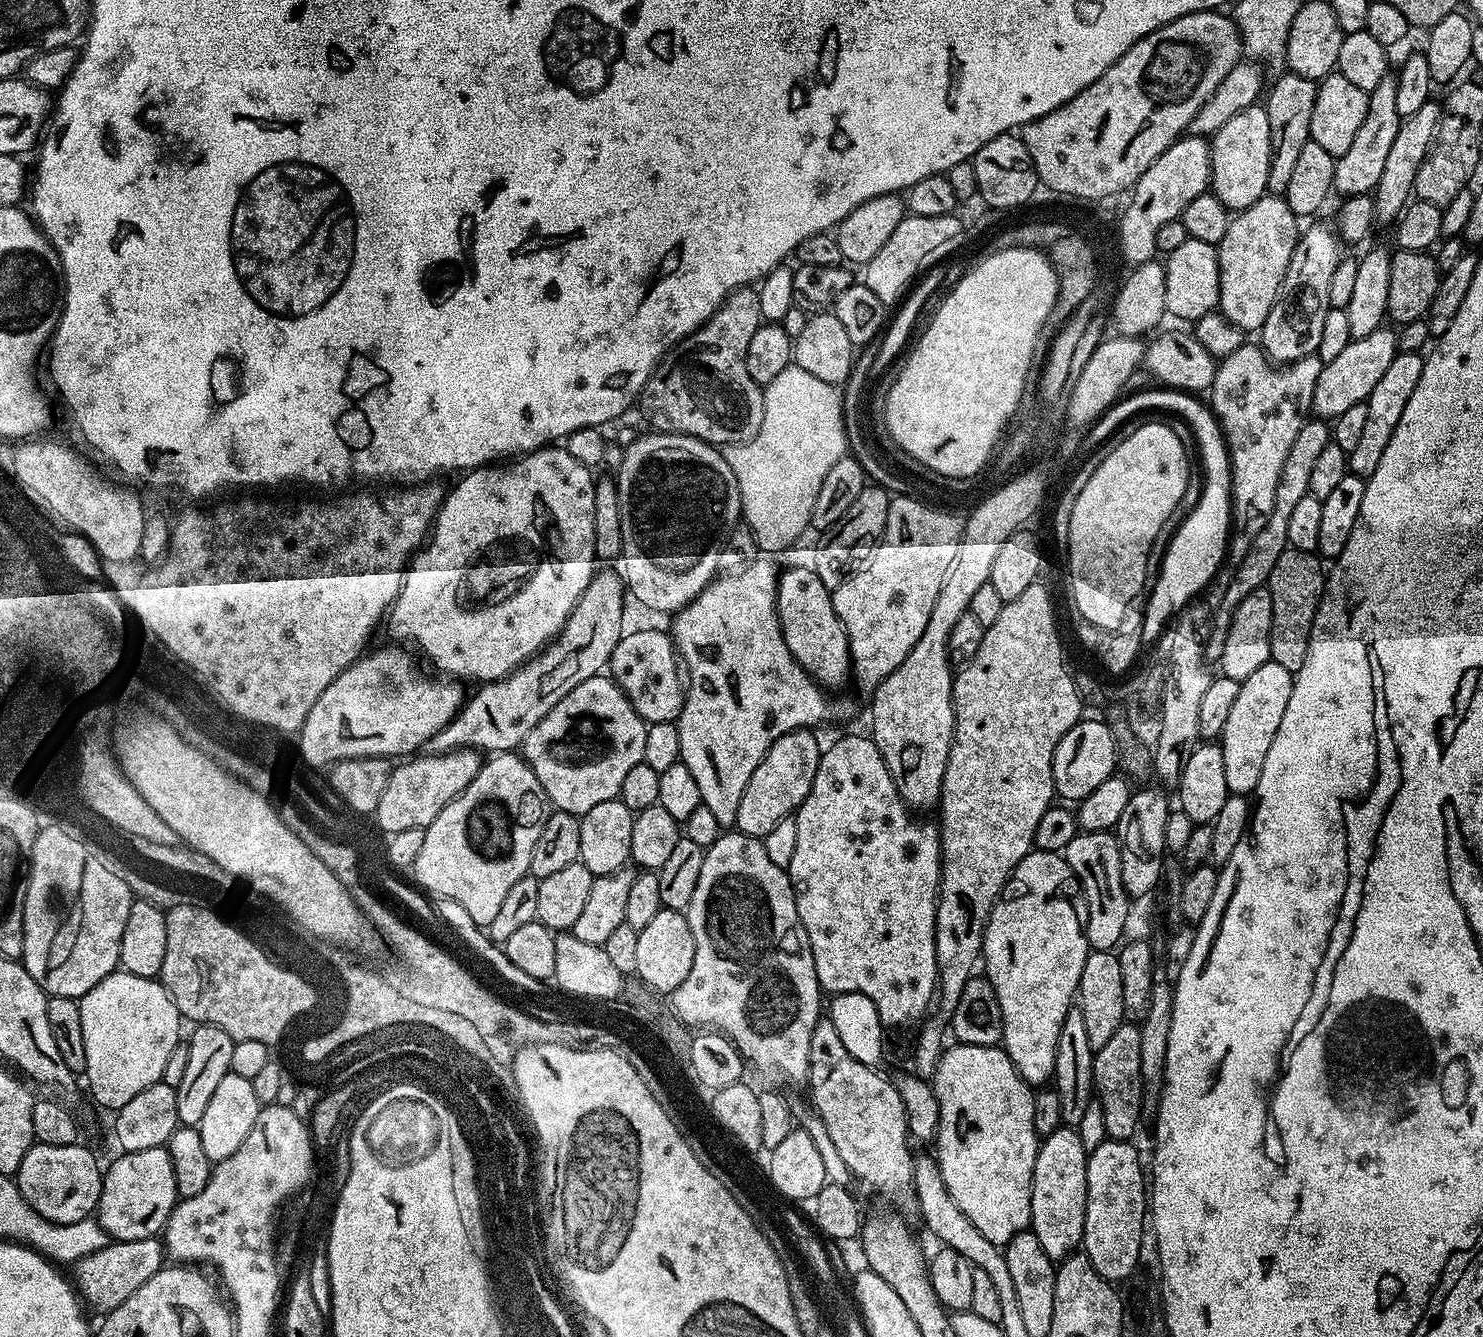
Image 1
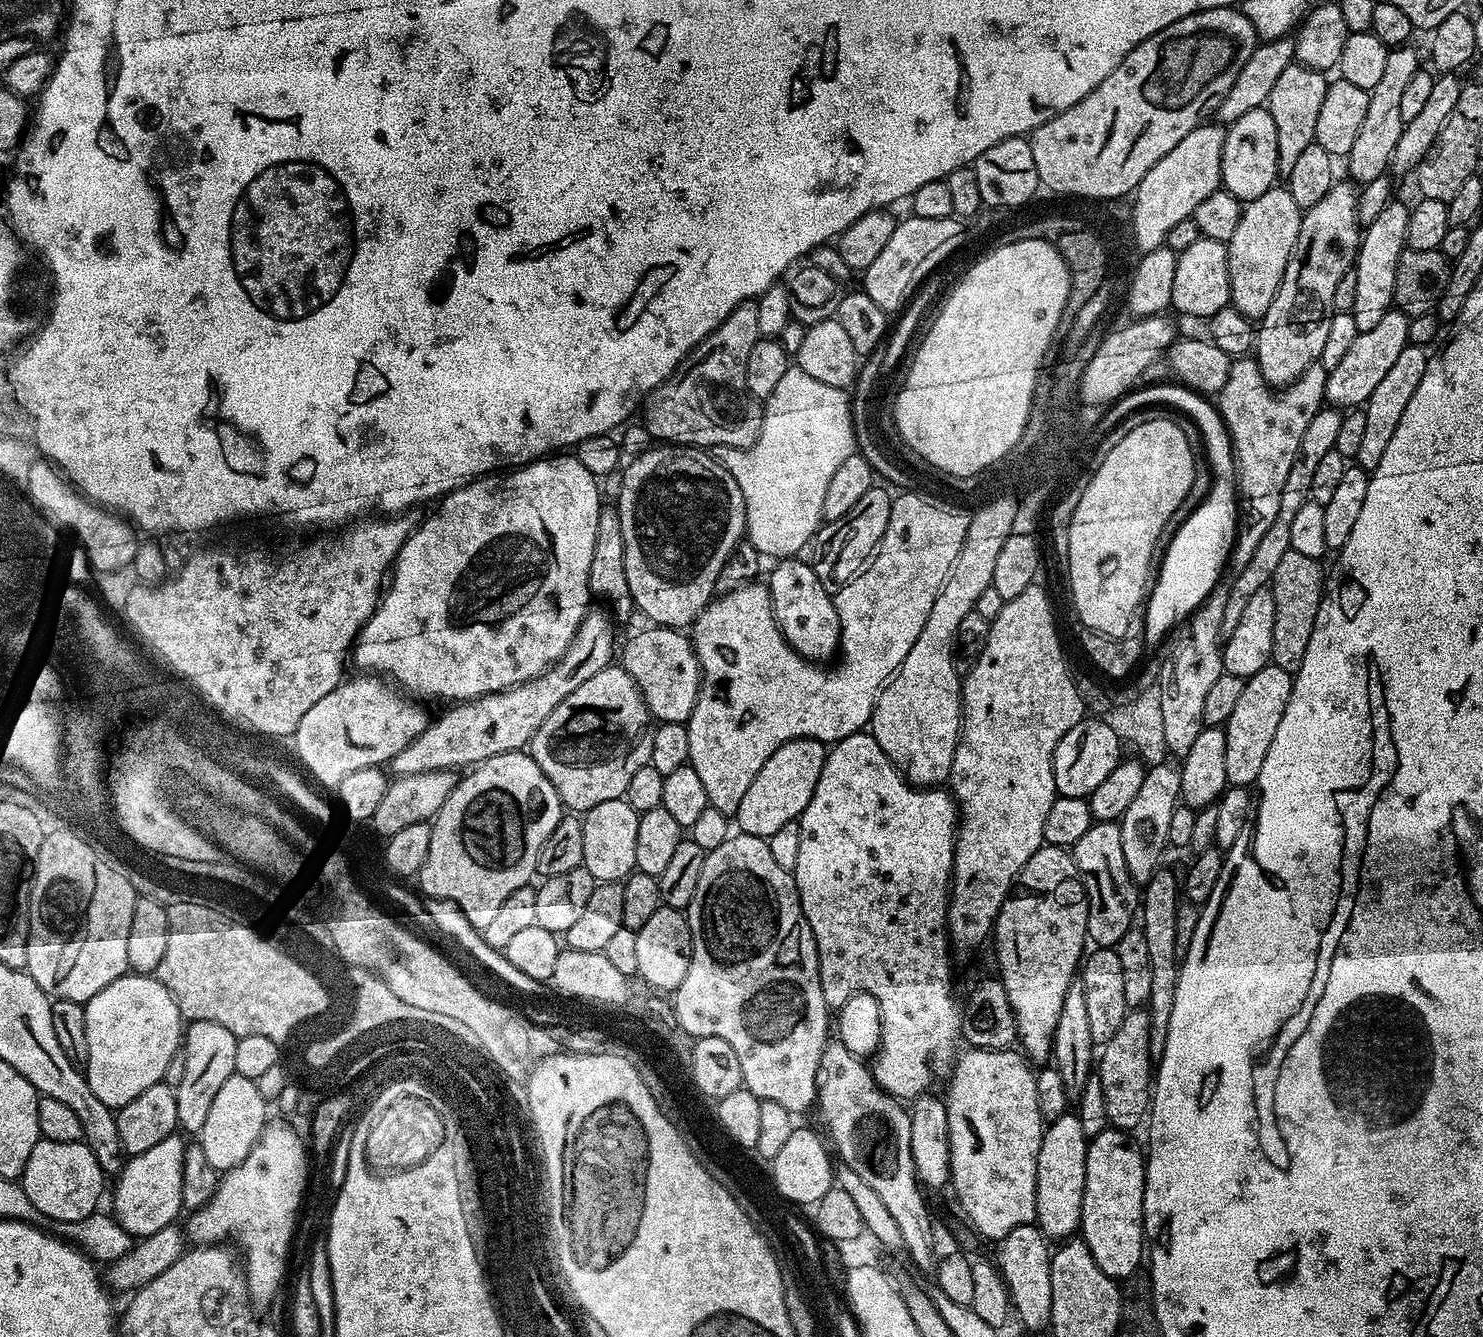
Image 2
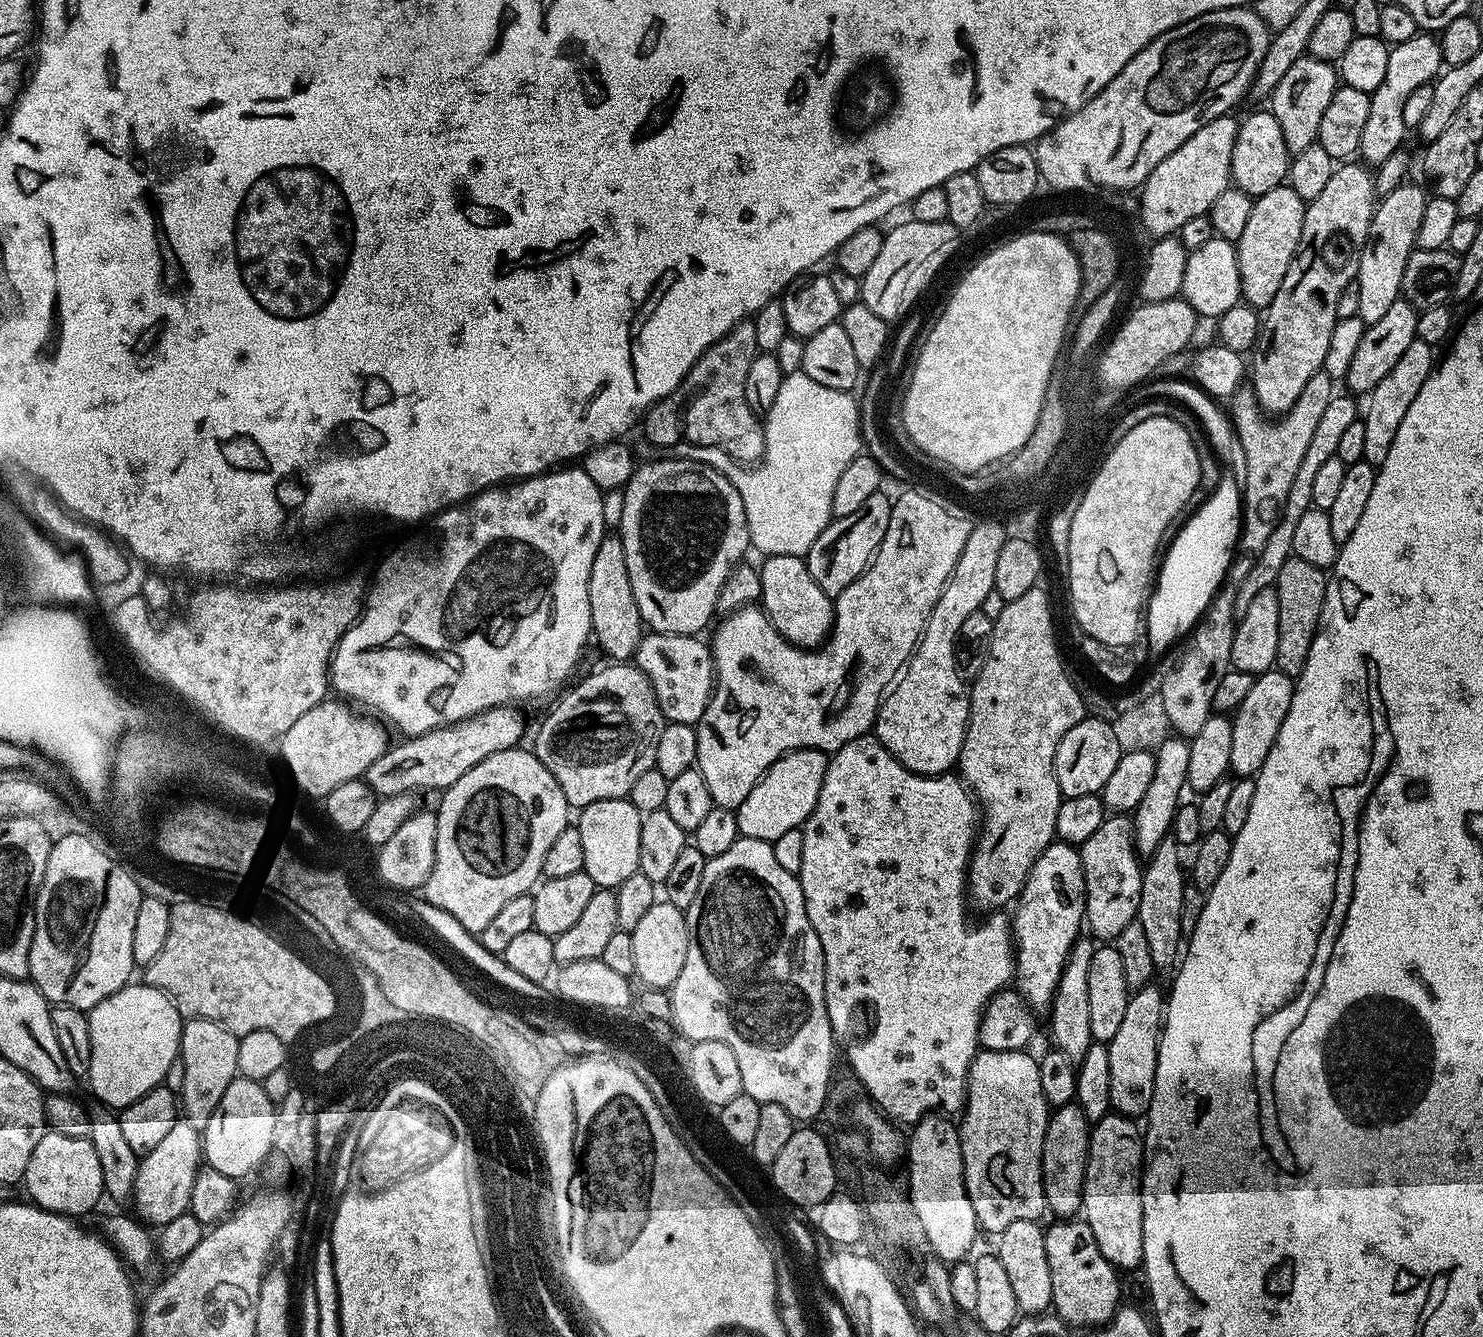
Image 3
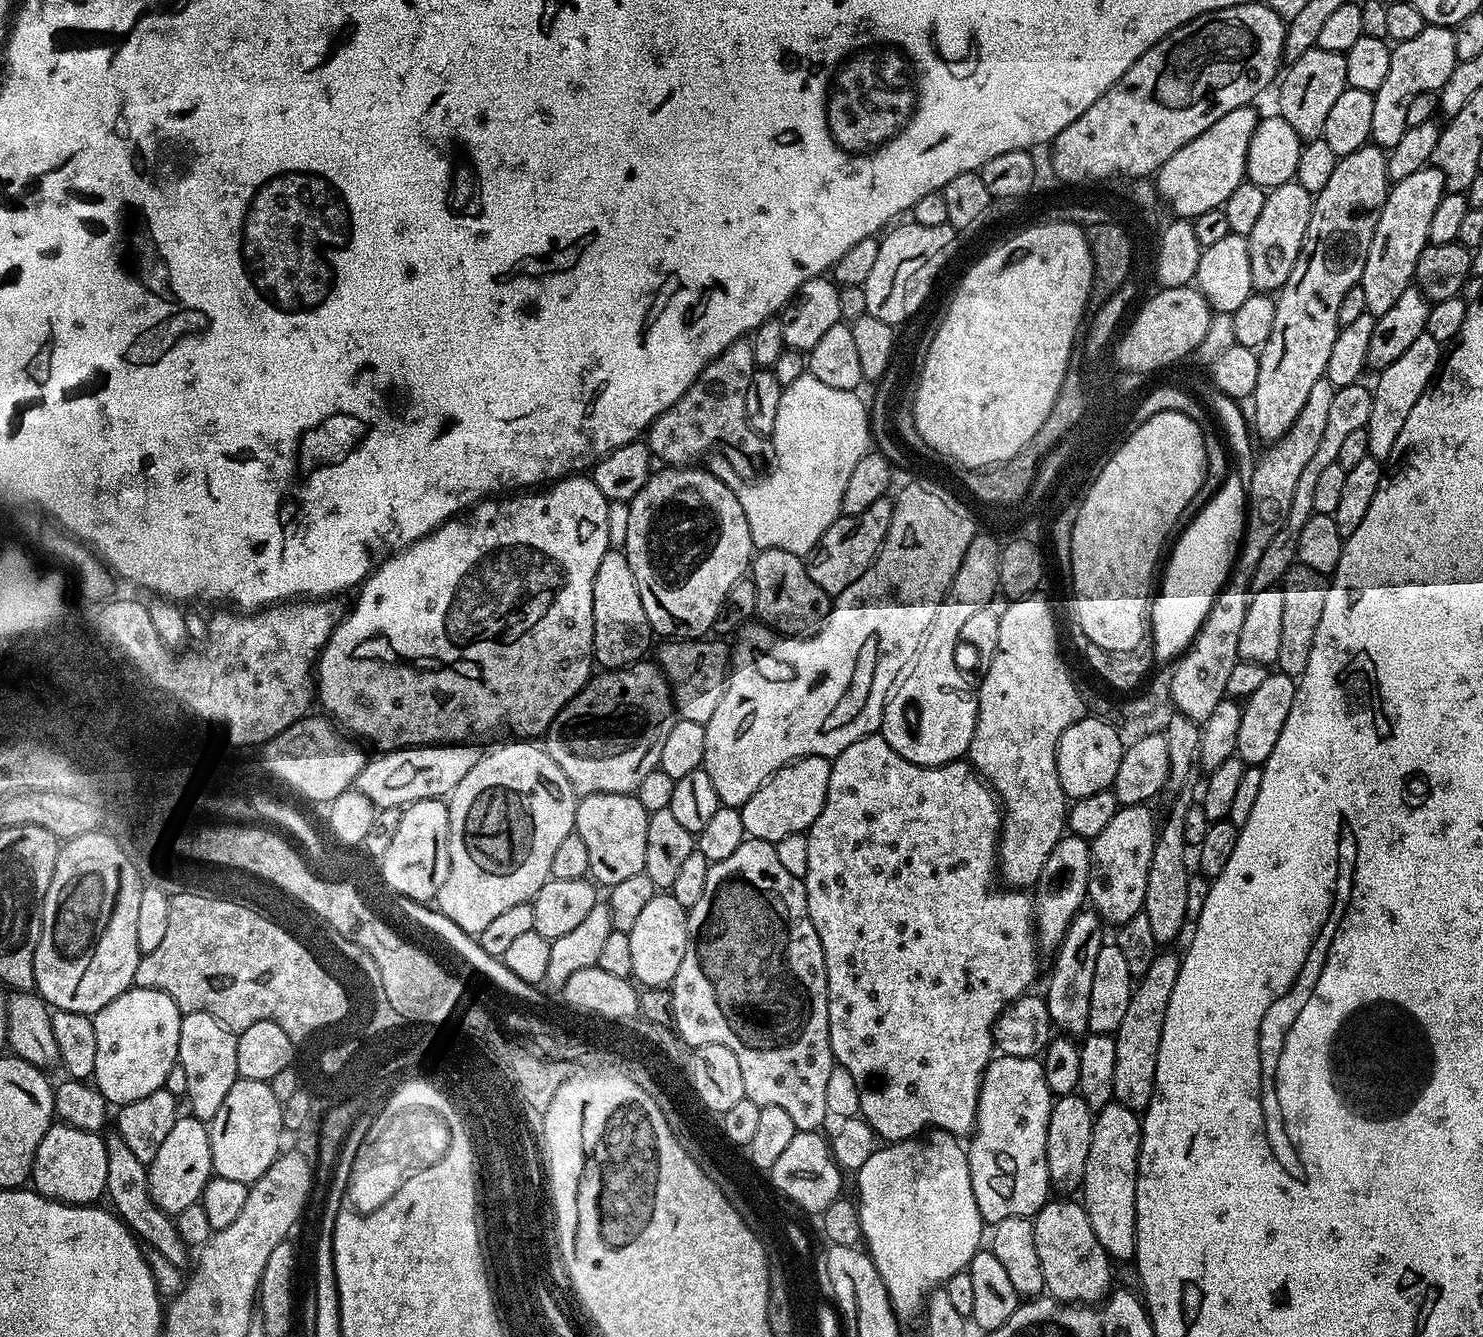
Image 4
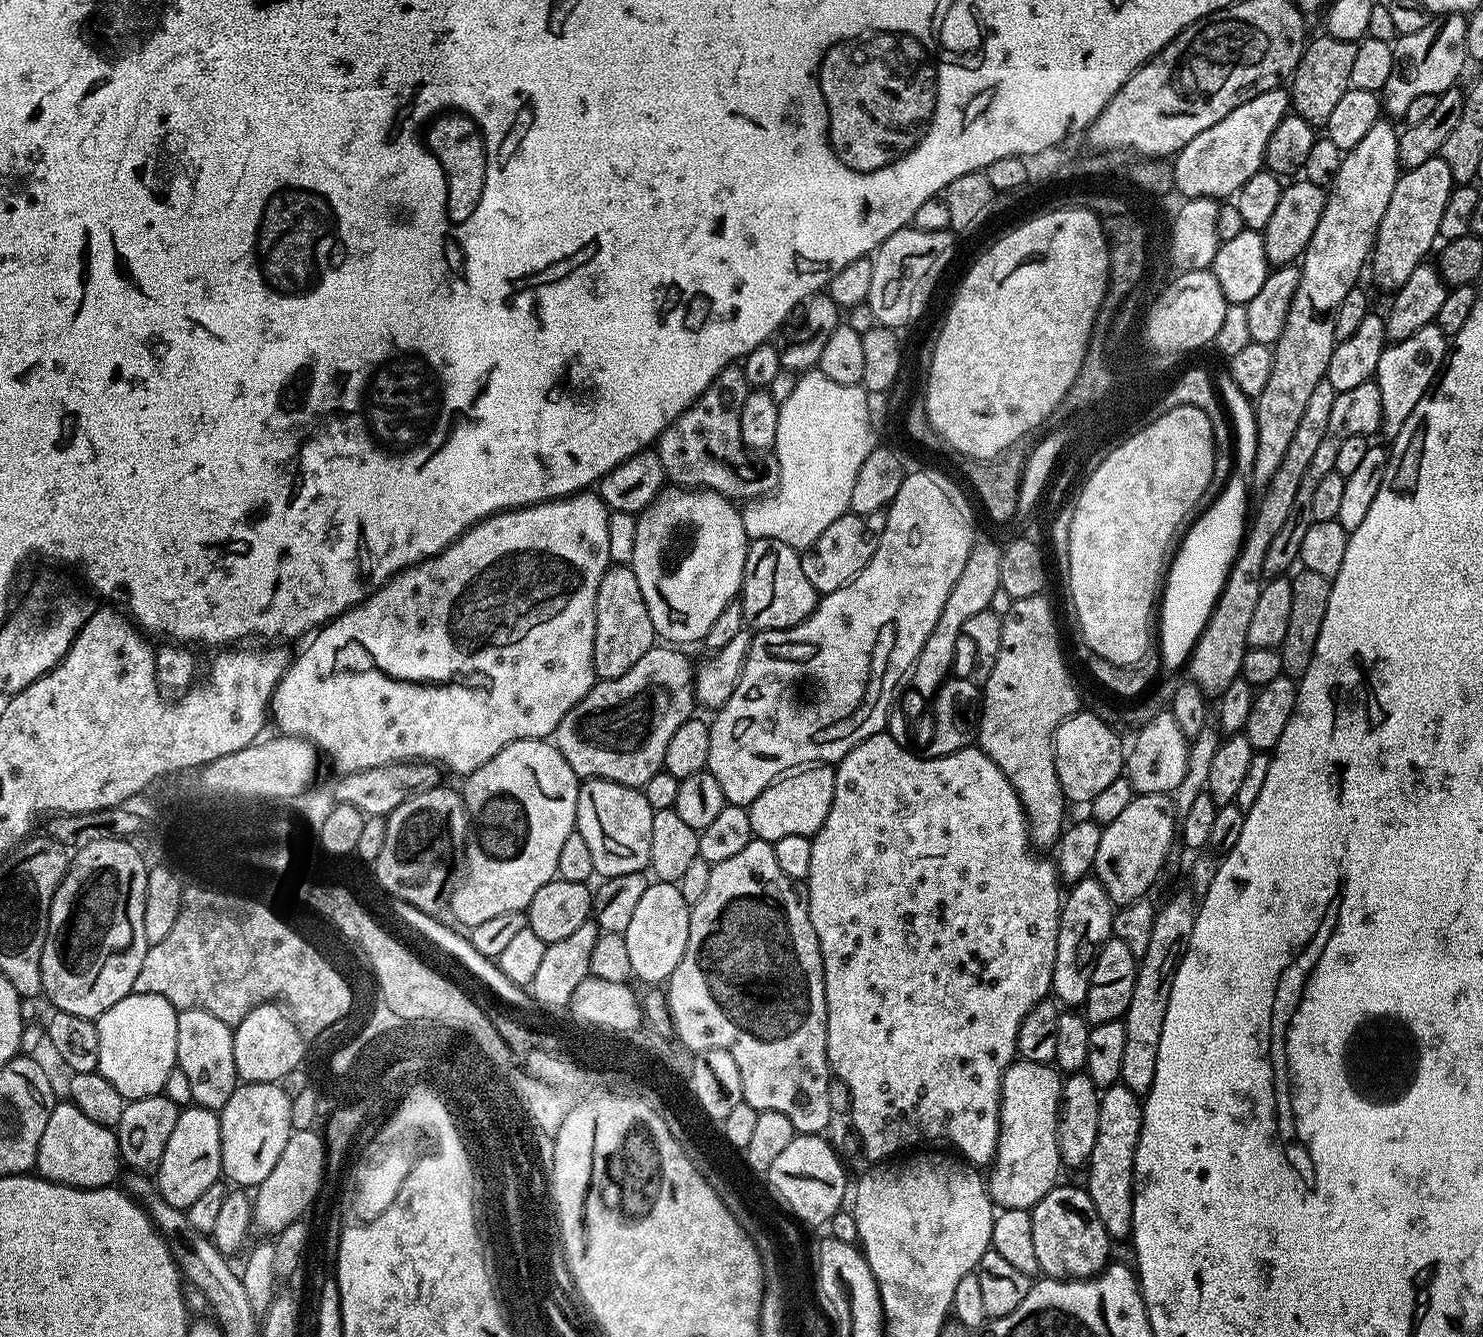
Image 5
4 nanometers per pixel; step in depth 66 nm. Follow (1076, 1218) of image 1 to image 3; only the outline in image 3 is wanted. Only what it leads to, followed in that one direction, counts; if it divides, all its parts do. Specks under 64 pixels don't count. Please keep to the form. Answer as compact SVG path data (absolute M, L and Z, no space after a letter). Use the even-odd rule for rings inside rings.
M1073 1102L1055 1109L1049 1115L1046 1138L1042 1146L1042 1178L1044 1203L1056 1218L1072 1218L1081 1211L1084 1171L1088 1161L1088 1134L1090 1121L1082 1114L1080 1105Z

